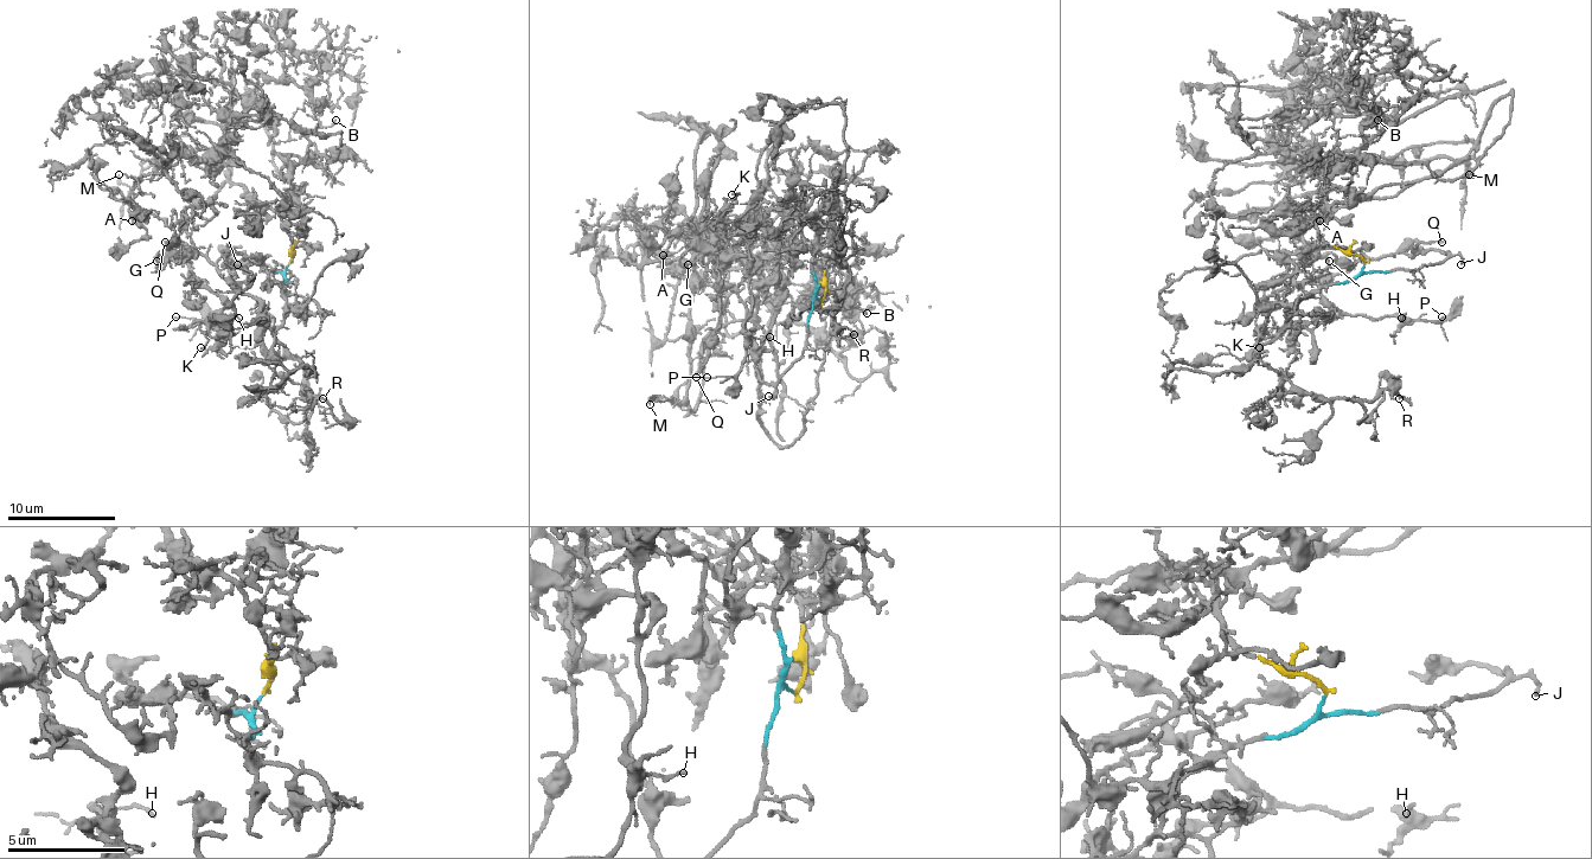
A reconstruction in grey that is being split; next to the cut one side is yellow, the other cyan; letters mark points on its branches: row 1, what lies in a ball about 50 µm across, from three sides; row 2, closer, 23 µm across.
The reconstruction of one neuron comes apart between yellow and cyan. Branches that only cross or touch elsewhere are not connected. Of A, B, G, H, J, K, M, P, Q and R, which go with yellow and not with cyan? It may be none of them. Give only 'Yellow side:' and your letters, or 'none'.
Yellow side: A, B, G, H, K, M, P, Q

